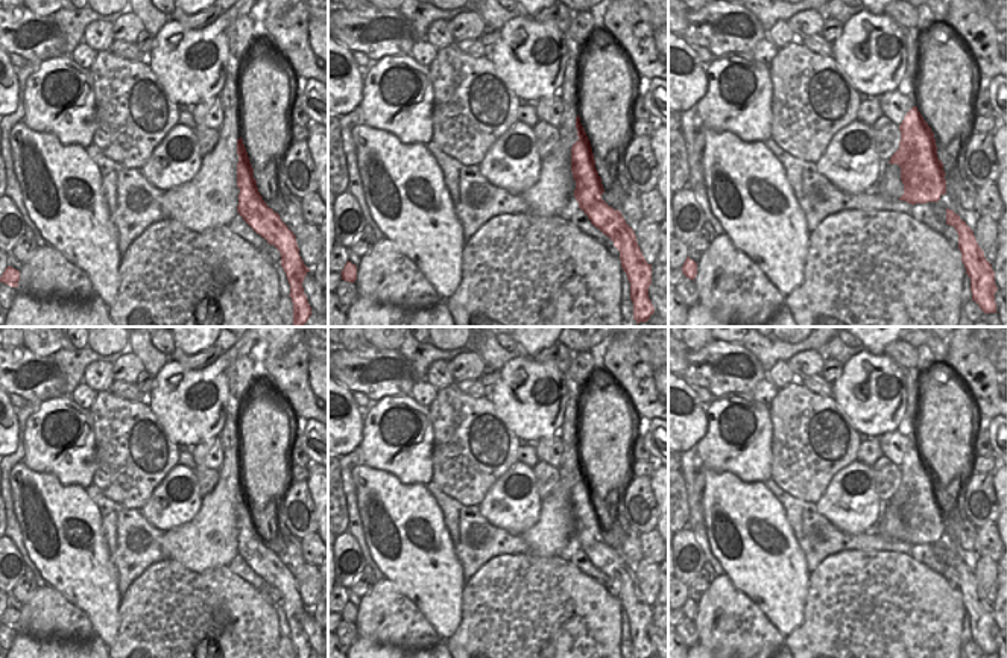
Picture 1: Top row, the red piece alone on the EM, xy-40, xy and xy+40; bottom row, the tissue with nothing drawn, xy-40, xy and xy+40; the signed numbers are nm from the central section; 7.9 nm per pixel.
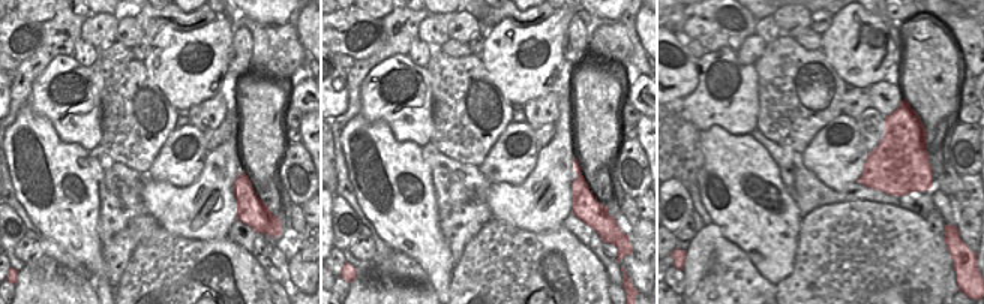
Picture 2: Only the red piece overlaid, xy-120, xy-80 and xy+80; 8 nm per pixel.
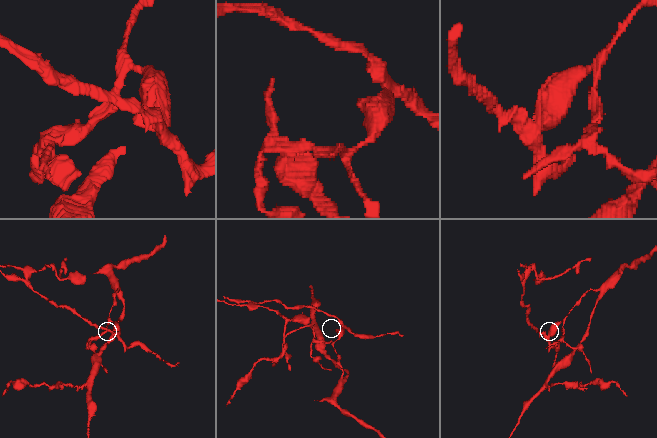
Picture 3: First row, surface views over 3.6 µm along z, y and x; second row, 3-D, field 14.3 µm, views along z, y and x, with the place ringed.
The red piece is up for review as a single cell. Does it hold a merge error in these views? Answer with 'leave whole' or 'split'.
split

